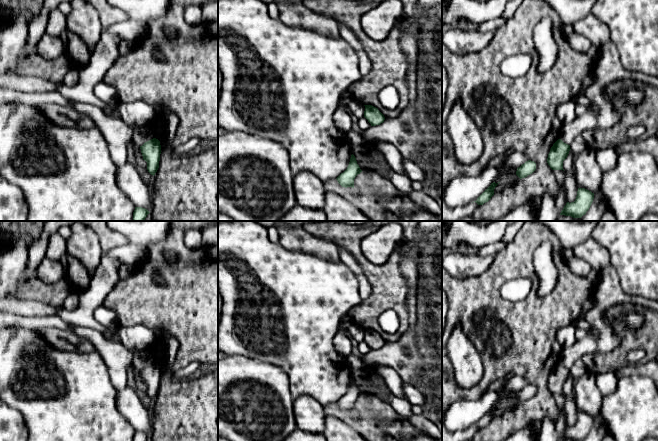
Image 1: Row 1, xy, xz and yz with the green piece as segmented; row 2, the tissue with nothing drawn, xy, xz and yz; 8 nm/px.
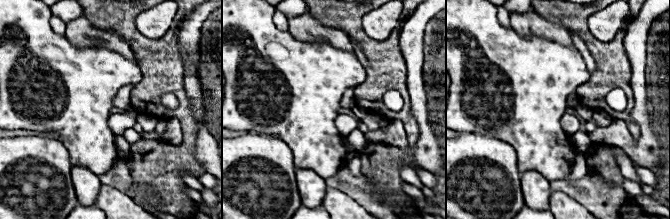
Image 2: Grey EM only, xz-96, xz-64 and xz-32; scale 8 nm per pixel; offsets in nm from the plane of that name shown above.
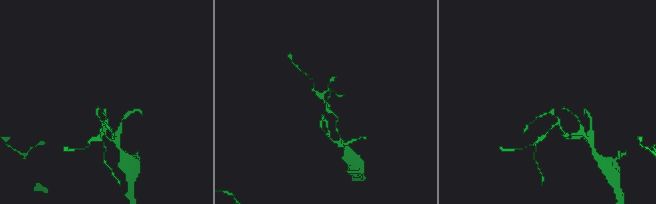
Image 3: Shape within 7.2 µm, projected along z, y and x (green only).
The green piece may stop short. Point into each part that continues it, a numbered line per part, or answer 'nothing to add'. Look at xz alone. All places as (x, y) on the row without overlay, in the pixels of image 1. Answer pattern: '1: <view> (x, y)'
nothing to add

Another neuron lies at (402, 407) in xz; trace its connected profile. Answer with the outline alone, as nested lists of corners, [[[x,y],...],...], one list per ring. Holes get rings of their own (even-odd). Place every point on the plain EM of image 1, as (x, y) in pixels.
[[[360,370],[354,373],[353,379],[355,380],[357,388],[359,389],[362,395],[381,395],[389,393],[389,404],[392,406],[396,414],[403,417],[410,417],[413,415],[411,410],[412,404],[406,398],[396,397],[389,391],[386,386],[381,384],[375,384],[364,371]]]

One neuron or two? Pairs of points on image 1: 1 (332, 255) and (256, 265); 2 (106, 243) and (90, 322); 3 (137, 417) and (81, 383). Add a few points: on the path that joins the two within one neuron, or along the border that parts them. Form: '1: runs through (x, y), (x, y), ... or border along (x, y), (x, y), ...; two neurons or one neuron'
1: border along (300, 250), (332, 261), (341, 261); two neurons
2: border along (126, 243), (103, 252); two neurons
3: border along (117, 391), (117, 409), (131, 424); two neurons

